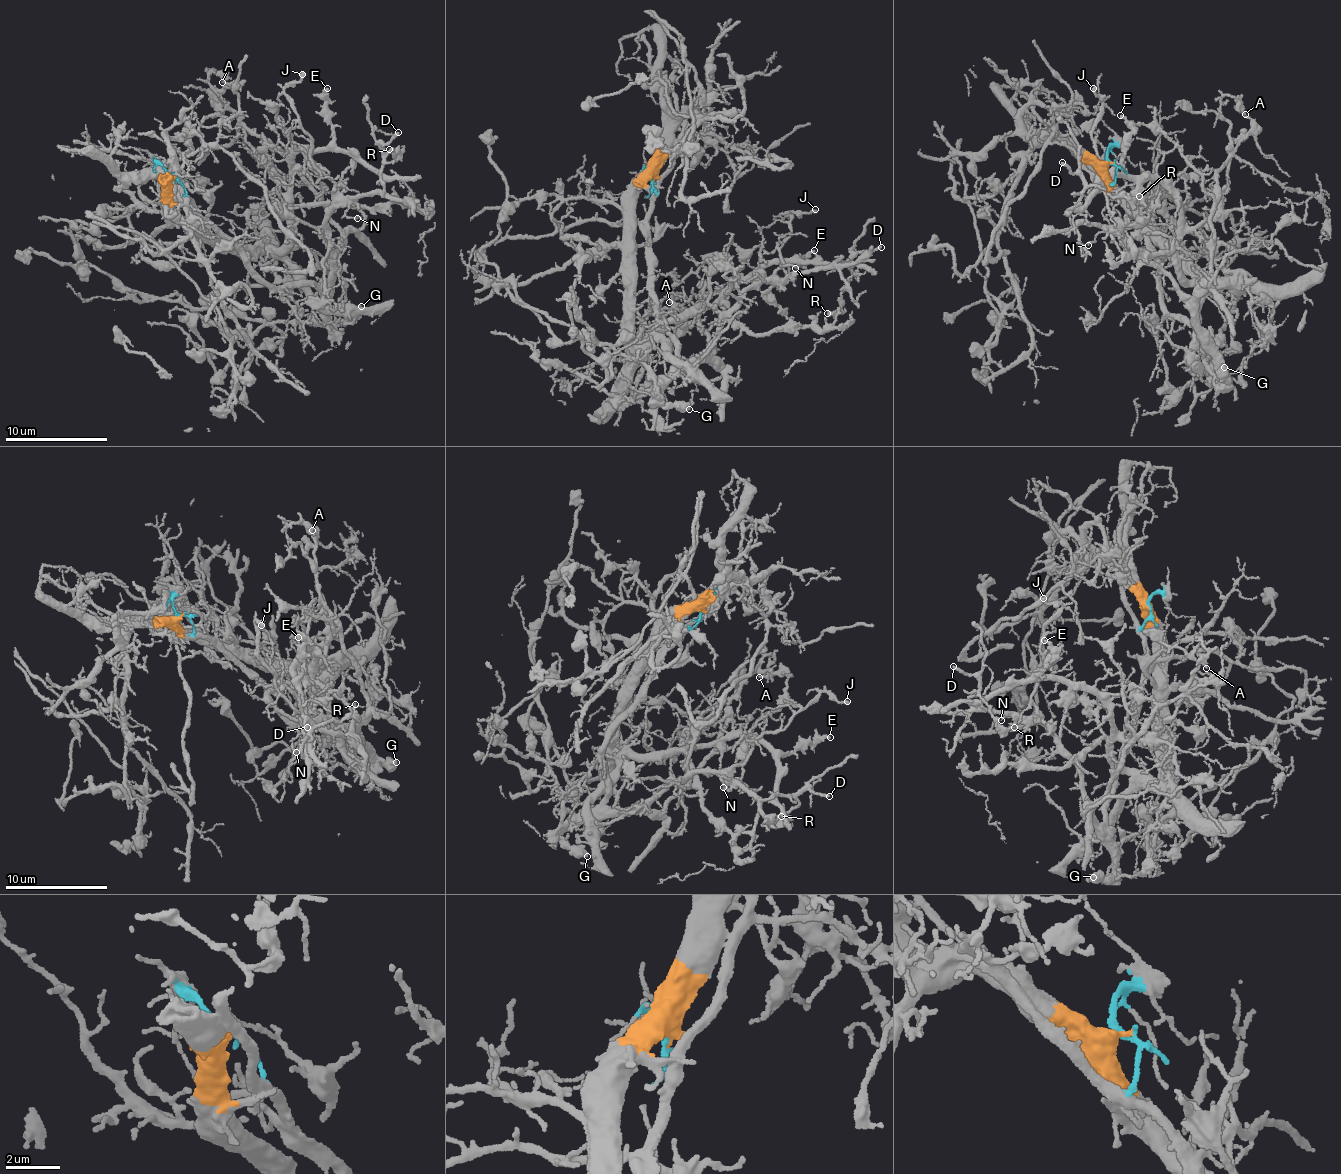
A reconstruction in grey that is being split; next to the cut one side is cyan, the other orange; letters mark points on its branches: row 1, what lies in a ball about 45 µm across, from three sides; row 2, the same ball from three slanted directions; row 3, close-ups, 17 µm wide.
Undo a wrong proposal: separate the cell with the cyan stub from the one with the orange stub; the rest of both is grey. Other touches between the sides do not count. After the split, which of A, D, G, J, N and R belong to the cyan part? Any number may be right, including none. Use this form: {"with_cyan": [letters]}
{"with_cyan": ["A", "D", "G", "J", "N", "R"]}

